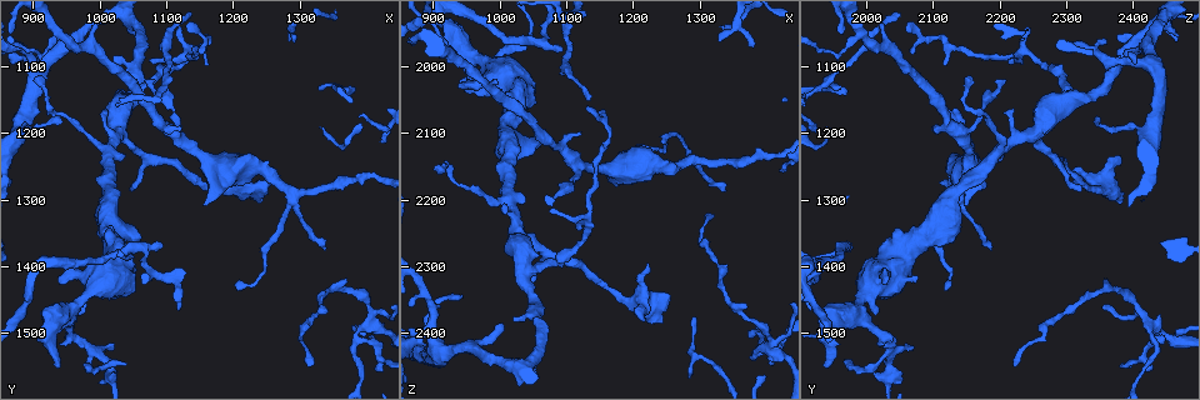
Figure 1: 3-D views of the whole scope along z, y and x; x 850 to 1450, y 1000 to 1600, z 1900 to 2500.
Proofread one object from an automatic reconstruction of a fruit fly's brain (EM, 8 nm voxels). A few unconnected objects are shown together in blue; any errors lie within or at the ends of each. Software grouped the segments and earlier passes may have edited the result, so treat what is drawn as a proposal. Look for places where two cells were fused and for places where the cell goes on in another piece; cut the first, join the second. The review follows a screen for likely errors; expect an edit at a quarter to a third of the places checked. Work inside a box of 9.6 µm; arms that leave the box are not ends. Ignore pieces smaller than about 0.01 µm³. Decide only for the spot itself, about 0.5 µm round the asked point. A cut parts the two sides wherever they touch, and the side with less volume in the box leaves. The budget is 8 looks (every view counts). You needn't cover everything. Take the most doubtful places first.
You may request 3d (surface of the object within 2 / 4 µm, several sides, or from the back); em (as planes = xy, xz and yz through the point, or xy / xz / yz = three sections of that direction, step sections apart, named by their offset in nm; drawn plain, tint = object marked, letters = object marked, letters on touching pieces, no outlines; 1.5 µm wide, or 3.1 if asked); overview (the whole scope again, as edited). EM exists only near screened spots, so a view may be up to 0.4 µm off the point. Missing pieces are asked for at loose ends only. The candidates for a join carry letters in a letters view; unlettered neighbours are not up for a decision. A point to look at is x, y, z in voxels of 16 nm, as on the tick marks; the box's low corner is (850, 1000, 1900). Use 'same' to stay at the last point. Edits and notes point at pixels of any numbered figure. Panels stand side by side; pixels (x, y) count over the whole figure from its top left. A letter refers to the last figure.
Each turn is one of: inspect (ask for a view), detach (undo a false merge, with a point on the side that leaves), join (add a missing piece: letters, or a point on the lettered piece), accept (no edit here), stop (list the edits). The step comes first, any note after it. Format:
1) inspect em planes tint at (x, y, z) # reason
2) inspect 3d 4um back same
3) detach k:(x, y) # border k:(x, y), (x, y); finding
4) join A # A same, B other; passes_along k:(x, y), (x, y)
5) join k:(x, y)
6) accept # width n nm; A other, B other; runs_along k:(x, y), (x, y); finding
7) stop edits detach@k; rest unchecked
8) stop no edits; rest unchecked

inspect em planes plain at (1060, 1375, 1960) # three-way junction

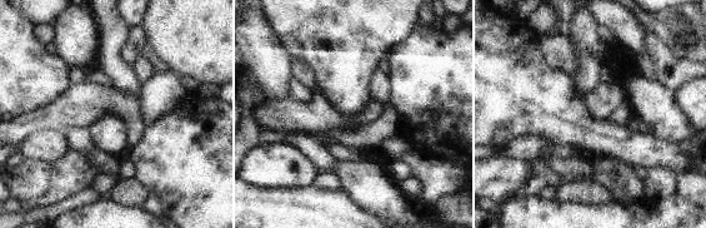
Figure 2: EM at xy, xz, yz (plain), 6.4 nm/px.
inspect em planes letters same

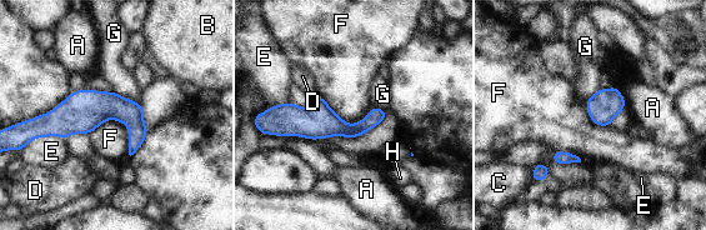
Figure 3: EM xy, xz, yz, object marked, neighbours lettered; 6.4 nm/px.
accept # A other, B other, C other, D other, E other, F other, G other, H other; border 3:(90, 133), (121, 121), (130, 155); one cell here

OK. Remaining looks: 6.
inspect em planes letters at (945, 1180, 2345) # free end

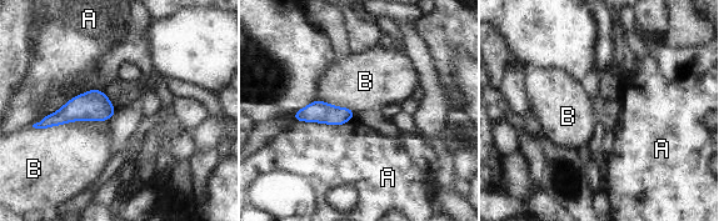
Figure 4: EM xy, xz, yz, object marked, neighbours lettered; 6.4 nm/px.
accept # A other, B other; border 4:(114, 114), (35, 129); no lettered piece goes on from it

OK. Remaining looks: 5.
inspect em yz step 8 letters at (1050, 1285, 2325) # free end

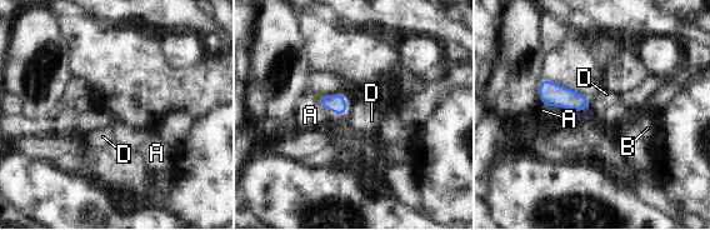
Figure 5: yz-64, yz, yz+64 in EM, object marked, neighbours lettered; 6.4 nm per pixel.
accept # longest_contact A 200 nm; A other, B other, D other; no lettered piece goes on from it

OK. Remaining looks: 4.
stop no edits; rest unchecked

